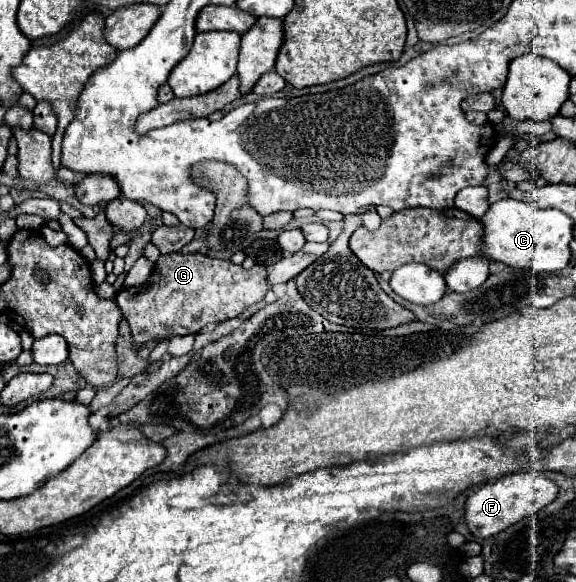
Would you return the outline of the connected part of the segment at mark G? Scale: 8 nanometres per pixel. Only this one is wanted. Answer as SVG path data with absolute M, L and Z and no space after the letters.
M170 253L160 255L144 285L124 287L116 295L116 303L130 325L132 343L140 347L176 335L196 335L210 323L238 317L250 305L262 301L268 291L266 275L264 265L246 271L242 265L202 253Z

